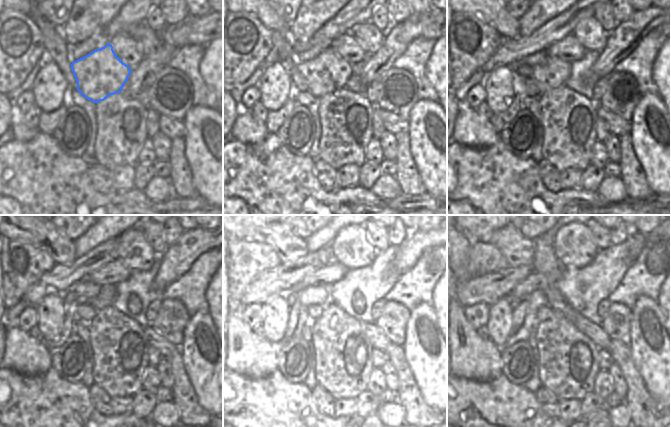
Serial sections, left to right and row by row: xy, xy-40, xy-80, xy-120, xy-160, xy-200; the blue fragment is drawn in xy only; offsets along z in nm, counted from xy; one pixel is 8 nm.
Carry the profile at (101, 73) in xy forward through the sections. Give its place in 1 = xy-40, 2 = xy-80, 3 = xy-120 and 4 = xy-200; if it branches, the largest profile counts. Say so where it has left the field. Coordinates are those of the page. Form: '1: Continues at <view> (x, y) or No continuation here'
1: Continues at xy-40 (328, 72)
2: Continues at xy-80 (554, 73)
3: Continues at xy-120 (105, 298)
4: Continues at xy-200 (514, 301).

